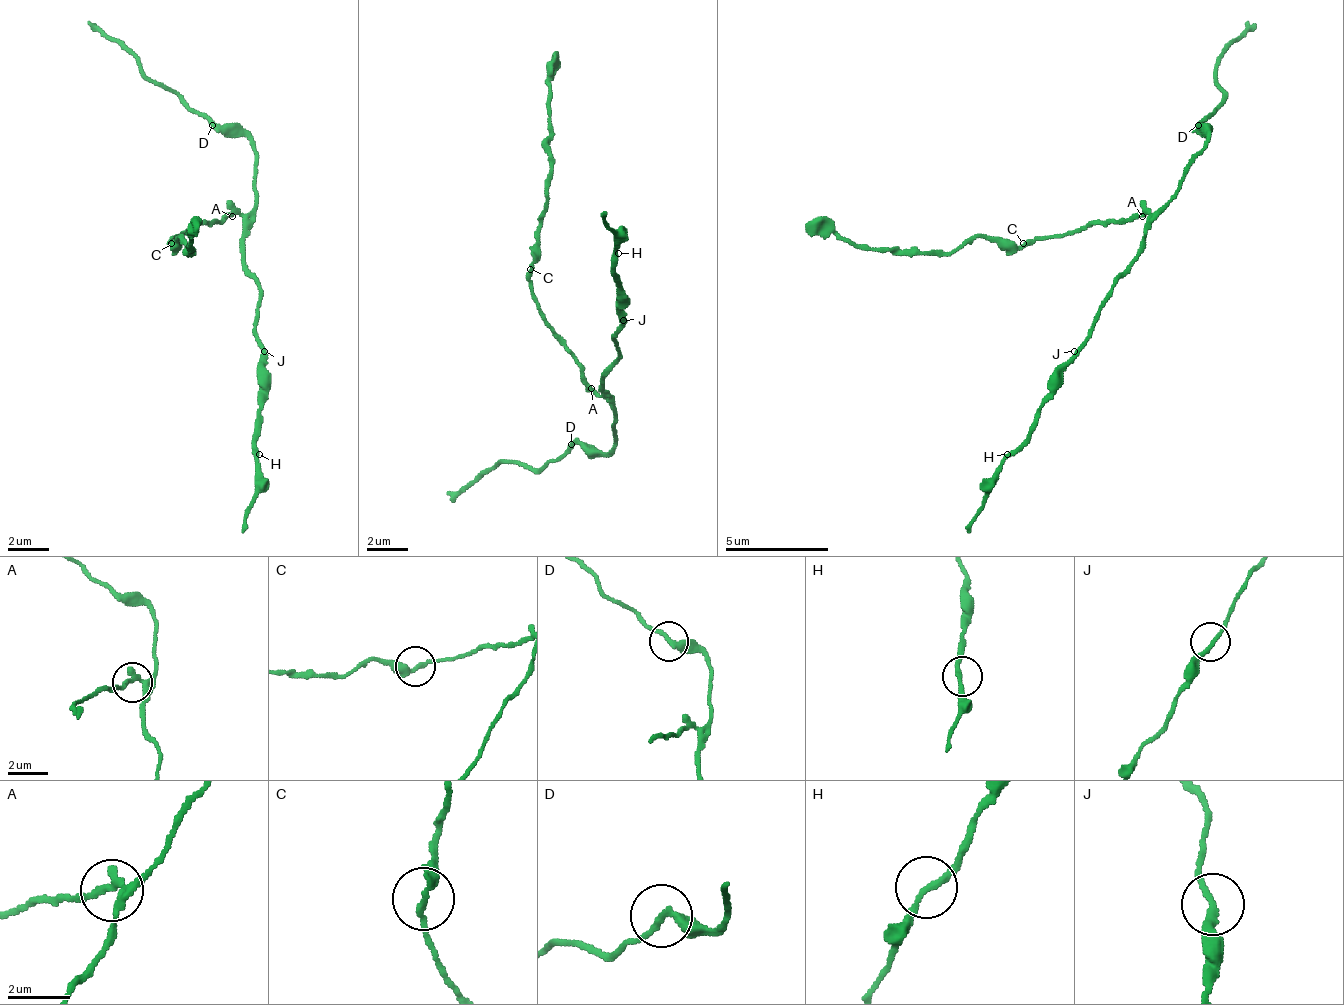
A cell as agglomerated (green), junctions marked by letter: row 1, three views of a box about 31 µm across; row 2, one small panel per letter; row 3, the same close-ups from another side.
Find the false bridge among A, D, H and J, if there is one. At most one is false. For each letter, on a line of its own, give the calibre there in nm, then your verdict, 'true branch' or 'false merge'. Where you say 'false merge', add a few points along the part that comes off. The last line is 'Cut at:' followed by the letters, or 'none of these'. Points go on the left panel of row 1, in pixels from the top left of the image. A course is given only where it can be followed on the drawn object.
A: calibre 240 nm; false merge; course (233, 217), (171, 238), (182, 238), (187, 253), (192, 253), (197, 222)
D: calibre 240 nm; true branch
H: calibre 220 nm; true branch
J: calibre 240 nm; true branch
Cut at: A

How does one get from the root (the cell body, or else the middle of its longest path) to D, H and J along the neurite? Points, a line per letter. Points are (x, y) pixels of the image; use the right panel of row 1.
D: (1146, 212), (1157, 212), (1177, 192), (1182, 166), (1203, 145), (1198, 125)
H: (1146, 212), (1146, 248), (1110, 289), (1090, 341), (1059, 372), (1059, 387), (1038, 413), (1038, 423), (1007, 454)
J: (1146, 212), (1146, 248), (1110, 289), (1110, 300), (1100, 310), (1095, 331), (1074, 351)

